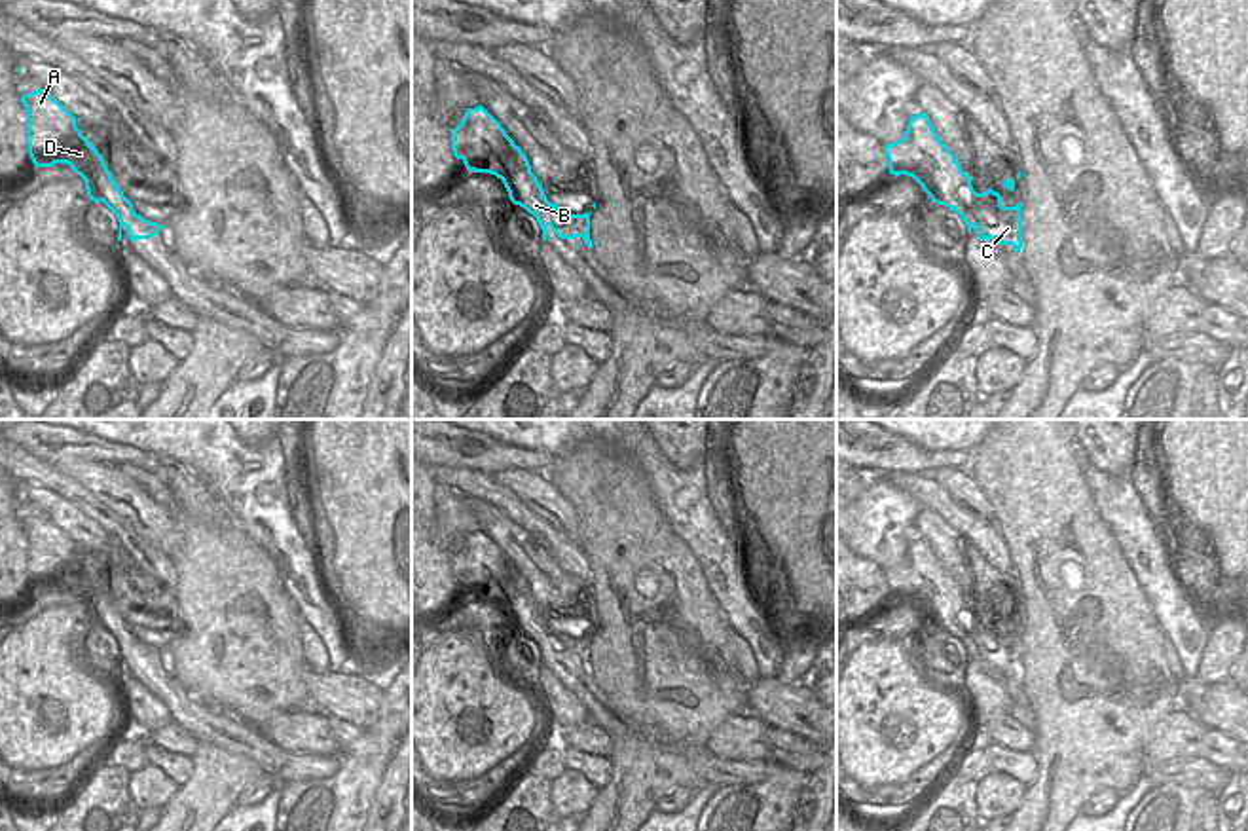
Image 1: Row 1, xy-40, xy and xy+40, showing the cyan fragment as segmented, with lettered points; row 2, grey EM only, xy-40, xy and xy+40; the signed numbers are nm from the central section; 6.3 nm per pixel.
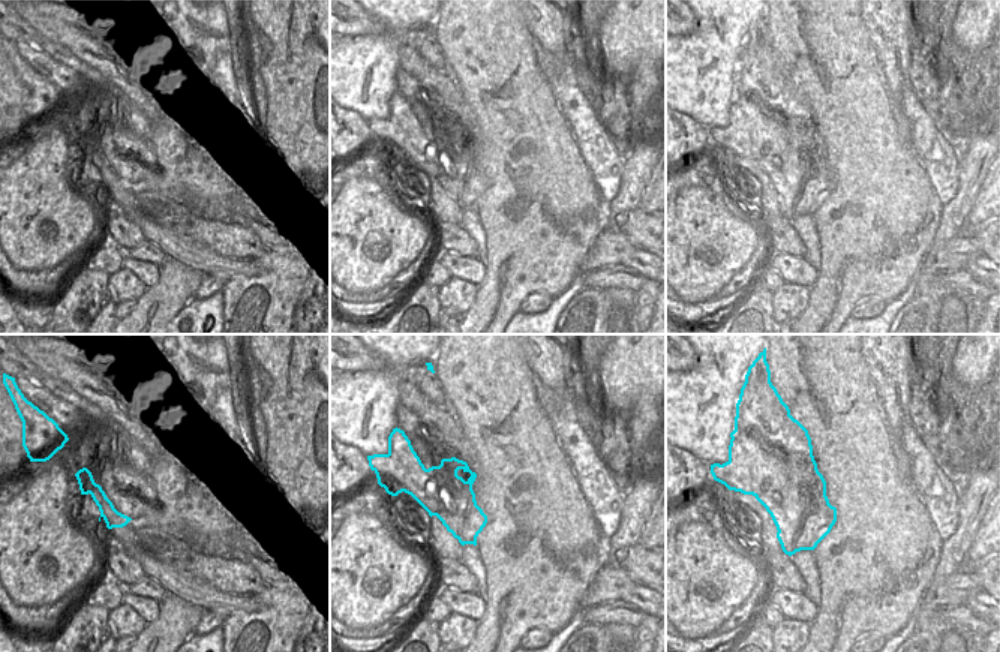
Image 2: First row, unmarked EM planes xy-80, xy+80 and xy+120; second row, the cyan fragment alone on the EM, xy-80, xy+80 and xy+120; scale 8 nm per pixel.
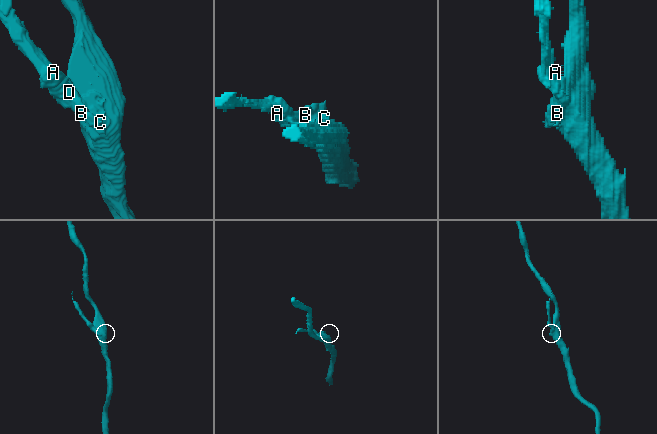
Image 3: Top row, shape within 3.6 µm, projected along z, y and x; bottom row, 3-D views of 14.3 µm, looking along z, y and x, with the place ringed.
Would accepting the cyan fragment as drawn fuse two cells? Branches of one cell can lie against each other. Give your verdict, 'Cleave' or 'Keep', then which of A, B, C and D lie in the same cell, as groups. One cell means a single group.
Cleave. Groups: A B D / C

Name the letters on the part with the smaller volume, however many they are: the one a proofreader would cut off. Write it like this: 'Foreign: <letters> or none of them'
Foreign: A, B, D

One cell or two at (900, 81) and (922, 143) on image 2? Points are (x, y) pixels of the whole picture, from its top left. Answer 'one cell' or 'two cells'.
two cells

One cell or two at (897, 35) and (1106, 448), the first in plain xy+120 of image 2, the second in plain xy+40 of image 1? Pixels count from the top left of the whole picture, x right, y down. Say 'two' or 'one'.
one

